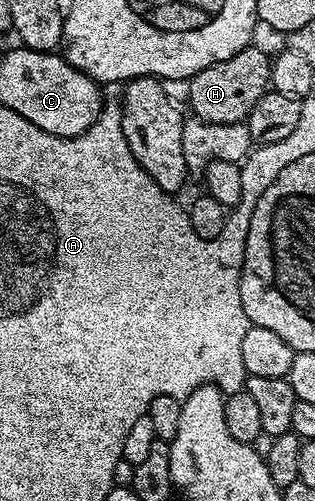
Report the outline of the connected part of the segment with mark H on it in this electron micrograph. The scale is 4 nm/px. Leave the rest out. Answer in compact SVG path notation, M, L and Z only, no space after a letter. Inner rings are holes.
M251 44L236 52L236 56L228 56L228 60L213 62L203 70L193 71L189 113L200 120L208 120L208 124L245 122L252 108L256 108L256 100L270 89L271 61L269 53L266 55L257 44Z

